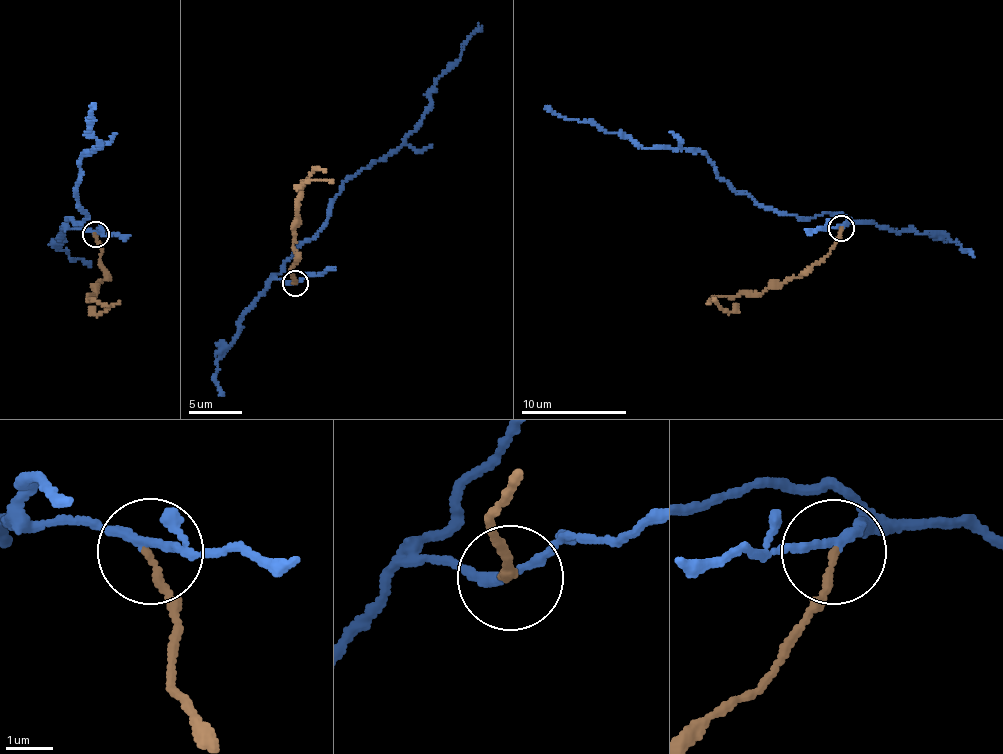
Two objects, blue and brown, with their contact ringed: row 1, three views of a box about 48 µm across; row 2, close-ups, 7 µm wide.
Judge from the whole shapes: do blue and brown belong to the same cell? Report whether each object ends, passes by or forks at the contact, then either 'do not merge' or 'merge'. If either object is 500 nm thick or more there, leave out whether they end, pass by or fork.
blue passes by; brown ends there; do not merge

